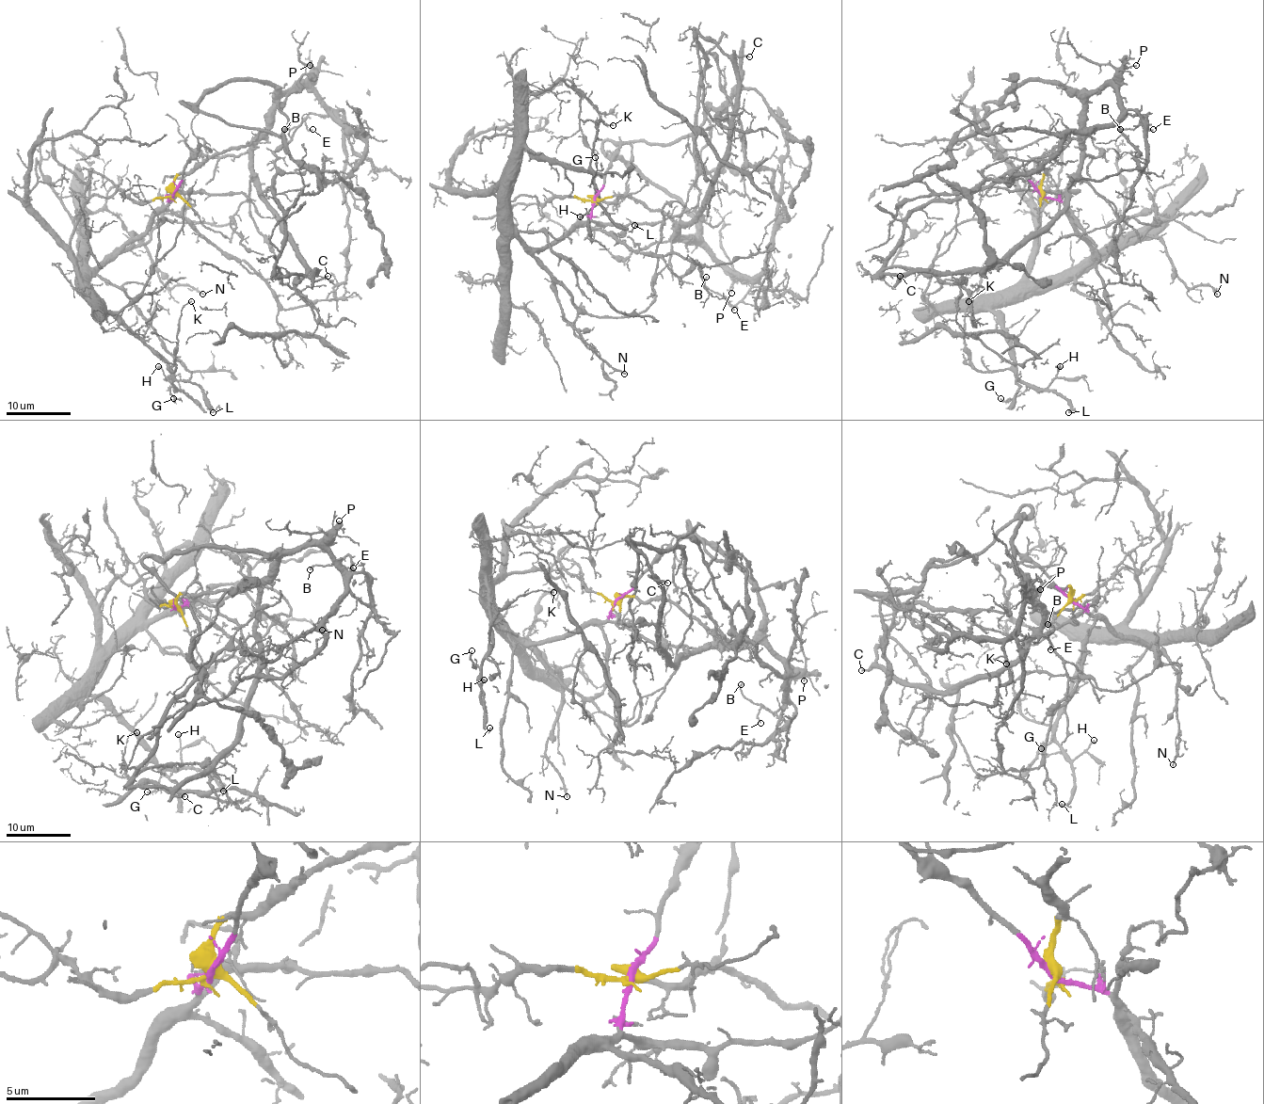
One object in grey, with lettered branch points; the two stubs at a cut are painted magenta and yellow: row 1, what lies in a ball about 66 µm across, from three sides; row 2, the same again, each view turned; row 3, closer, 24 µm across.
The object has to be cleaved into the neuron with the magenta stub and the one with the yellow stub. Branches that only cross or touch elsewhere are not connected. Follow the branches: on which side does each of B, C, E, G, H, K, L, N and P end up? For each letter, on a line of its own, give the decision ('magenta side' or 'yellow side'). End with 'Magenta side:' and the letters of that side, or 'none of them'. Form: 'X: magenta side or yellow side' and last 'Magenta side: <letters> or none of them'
B: yellow side
C: yellow side
E: yellow side
G: magenta side
H: magenta side
K: magenta side
L: magenta side
N: magenta side
P: yellow side
Magenta side: G, H, K, L, N

